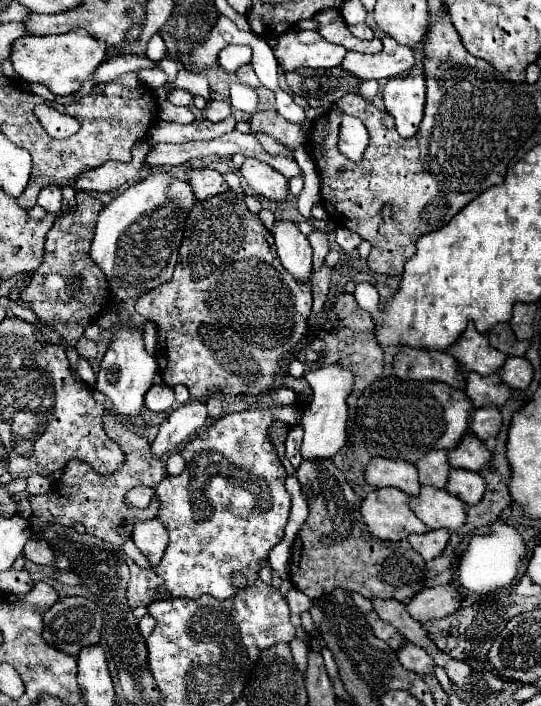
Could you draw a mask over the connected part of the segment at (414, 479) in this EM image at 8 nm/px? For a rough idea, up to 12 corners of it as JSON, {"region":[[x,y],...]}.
{"region":[[371,458],[365,478],[371,486],[395,486],[417,496],[415,464]]}

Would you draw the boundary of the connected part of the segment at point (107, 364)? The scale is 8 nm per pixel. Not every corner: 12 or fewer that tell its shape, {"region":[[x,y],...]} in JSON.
{"region":[[115,312],[97,320],[113,330],[99,364],[101,390],[121,416],[135,416],[159,370],[143,332]]}

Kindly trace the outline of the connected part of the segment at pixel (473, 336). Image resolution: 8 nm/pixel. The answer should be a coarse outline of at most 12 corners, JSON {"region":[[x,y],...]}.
{"region":[[473,322],[447,352],[463,372],[489,376],[507,360]]}

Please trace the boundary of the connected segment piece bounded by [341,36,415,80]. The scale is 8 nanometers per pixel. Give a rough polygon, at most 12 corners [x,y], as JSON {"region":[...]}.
{"region":[[383,36],[381,54],[347,52],[343,68],[385,80],[415,66],[413,50]]}

